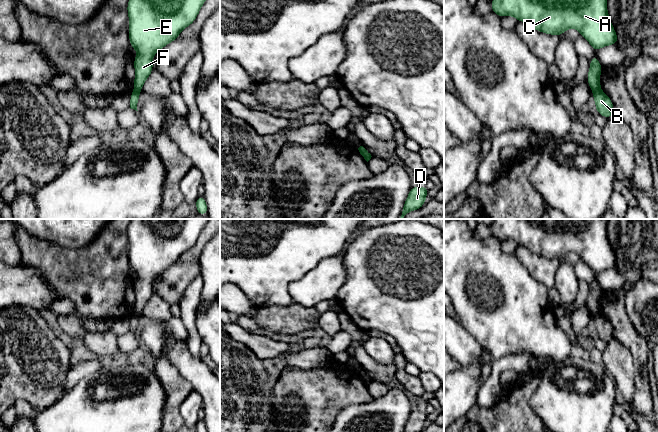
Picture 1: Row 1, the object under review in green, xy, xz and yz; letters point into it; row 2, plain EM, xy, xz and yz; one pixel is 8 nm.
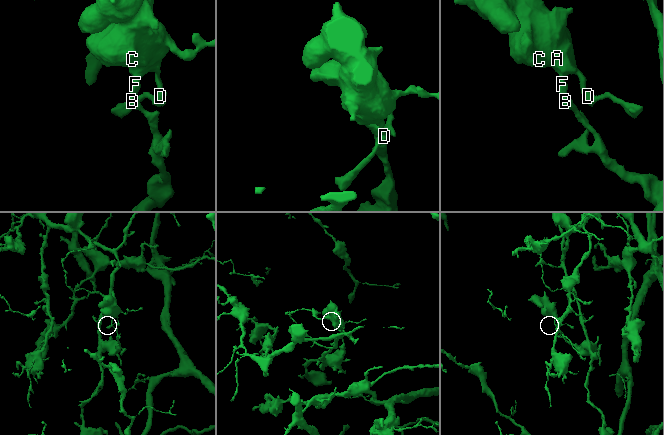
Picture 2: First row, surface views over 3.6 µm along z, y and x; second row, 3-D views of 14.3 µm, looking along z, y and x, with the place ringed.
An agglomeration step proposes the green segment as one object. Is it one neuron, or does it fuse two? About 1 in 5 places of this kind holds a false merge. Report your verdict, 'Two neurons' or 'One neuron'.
Two neurons

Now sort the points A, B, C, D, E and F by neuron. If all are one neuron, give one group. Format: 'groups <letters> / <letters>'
groups A C D E F / B

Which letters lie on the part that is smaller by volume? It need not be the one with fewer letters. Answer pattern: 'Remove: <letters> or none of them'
Remove: A, C, D, E, F

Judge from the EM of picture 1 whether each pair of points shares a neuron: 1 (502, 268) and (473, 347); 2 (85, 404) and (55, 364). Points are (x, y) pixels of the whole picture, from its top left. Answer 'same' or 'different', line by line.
1: different
2: different

